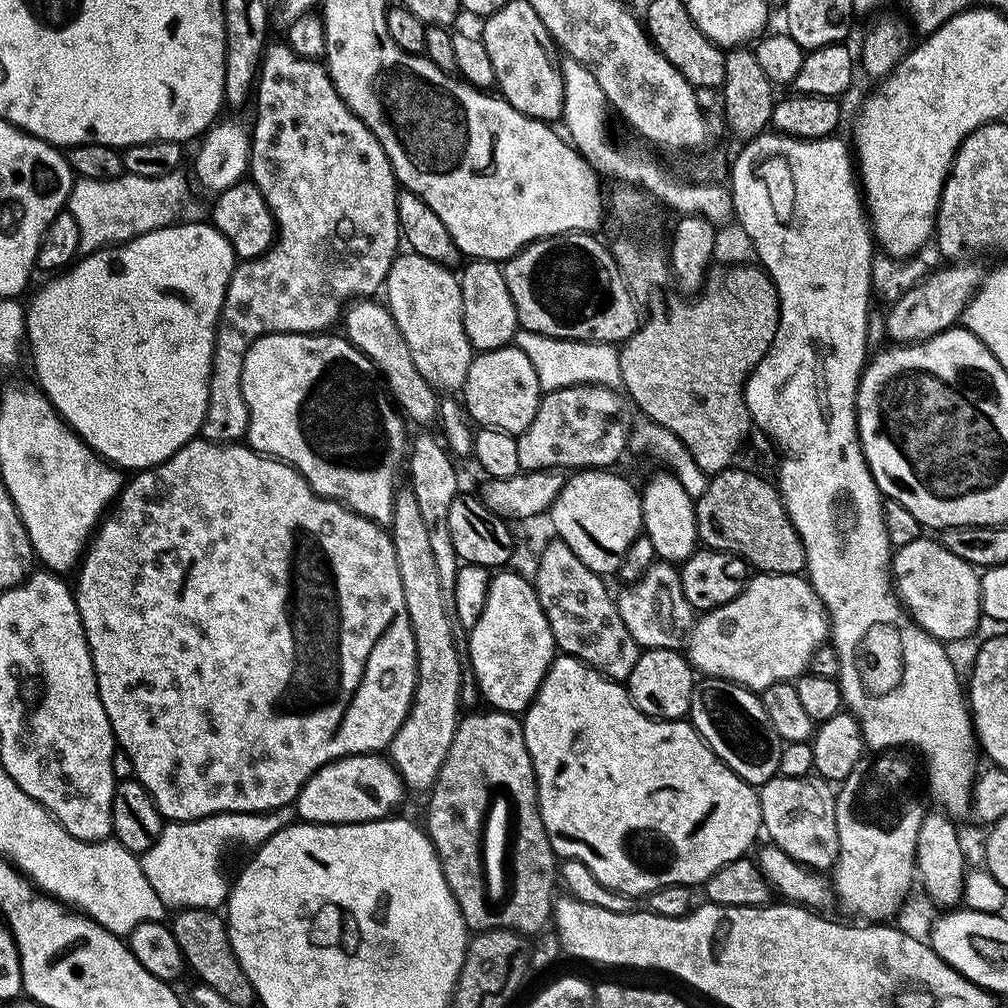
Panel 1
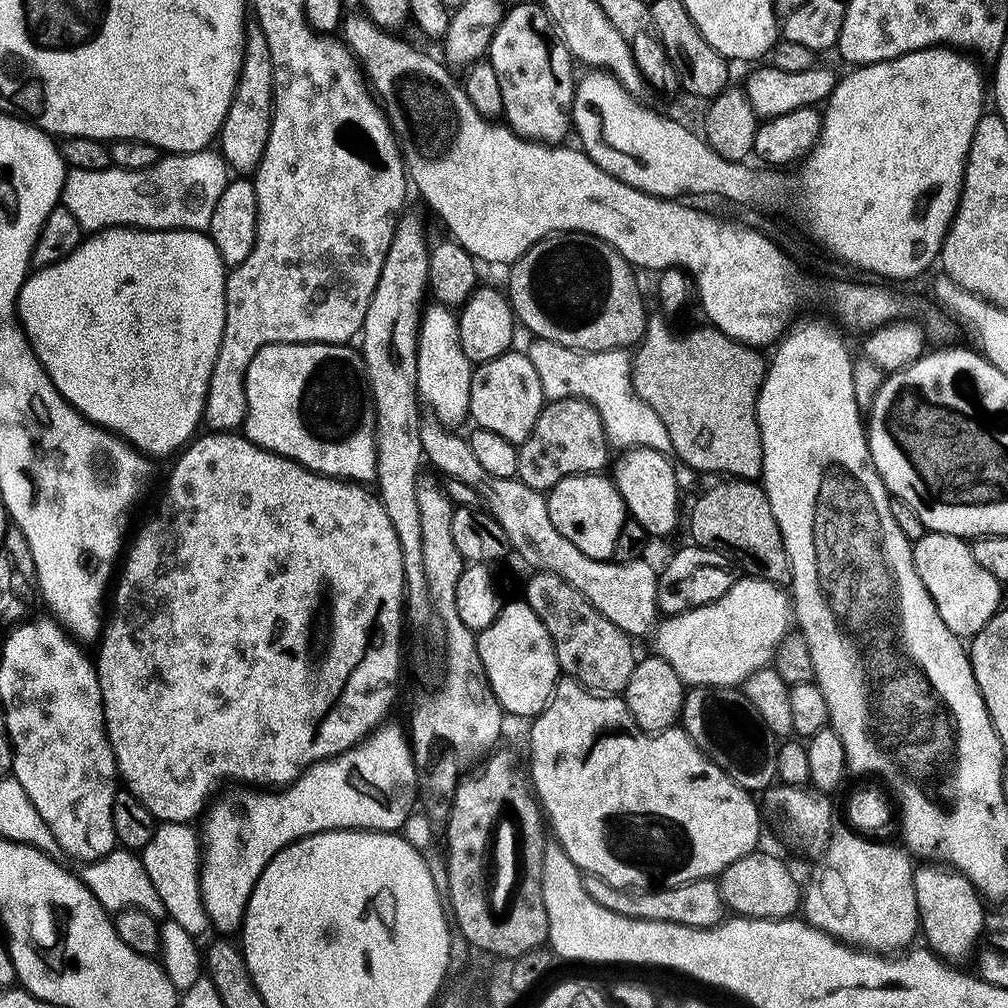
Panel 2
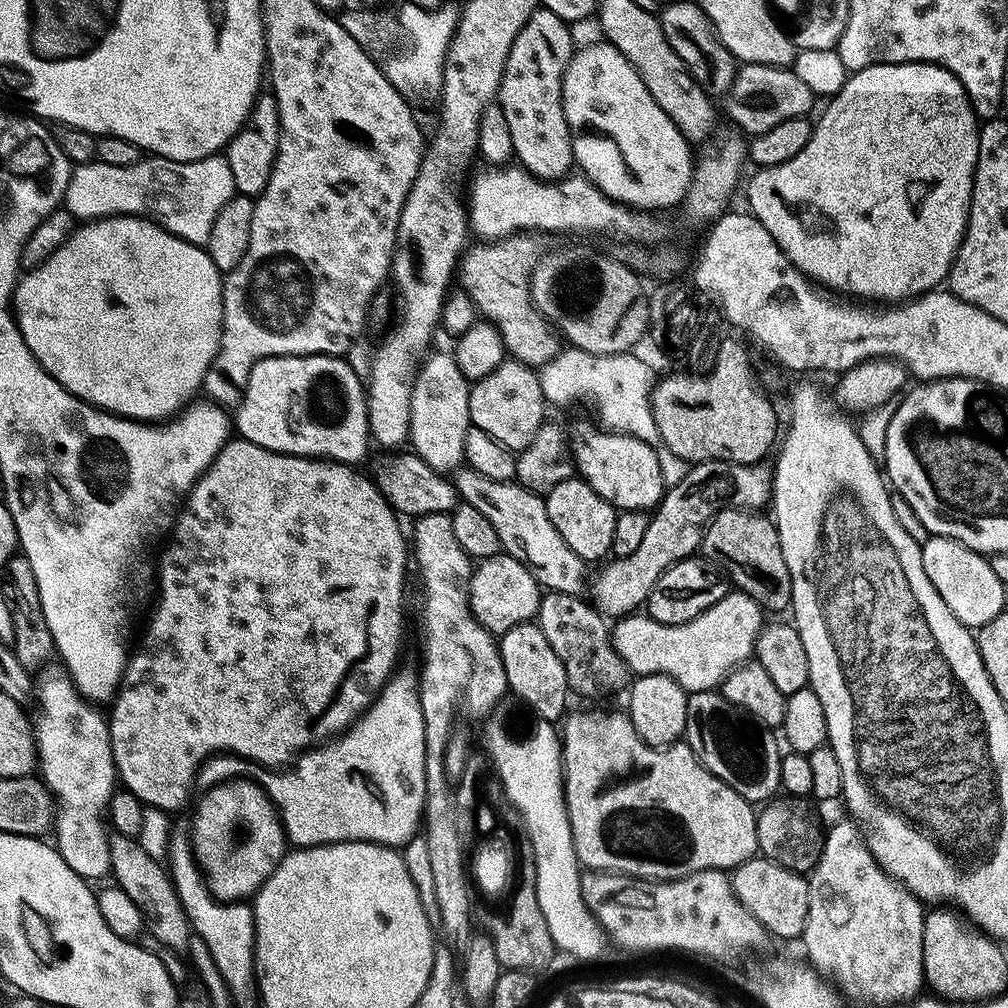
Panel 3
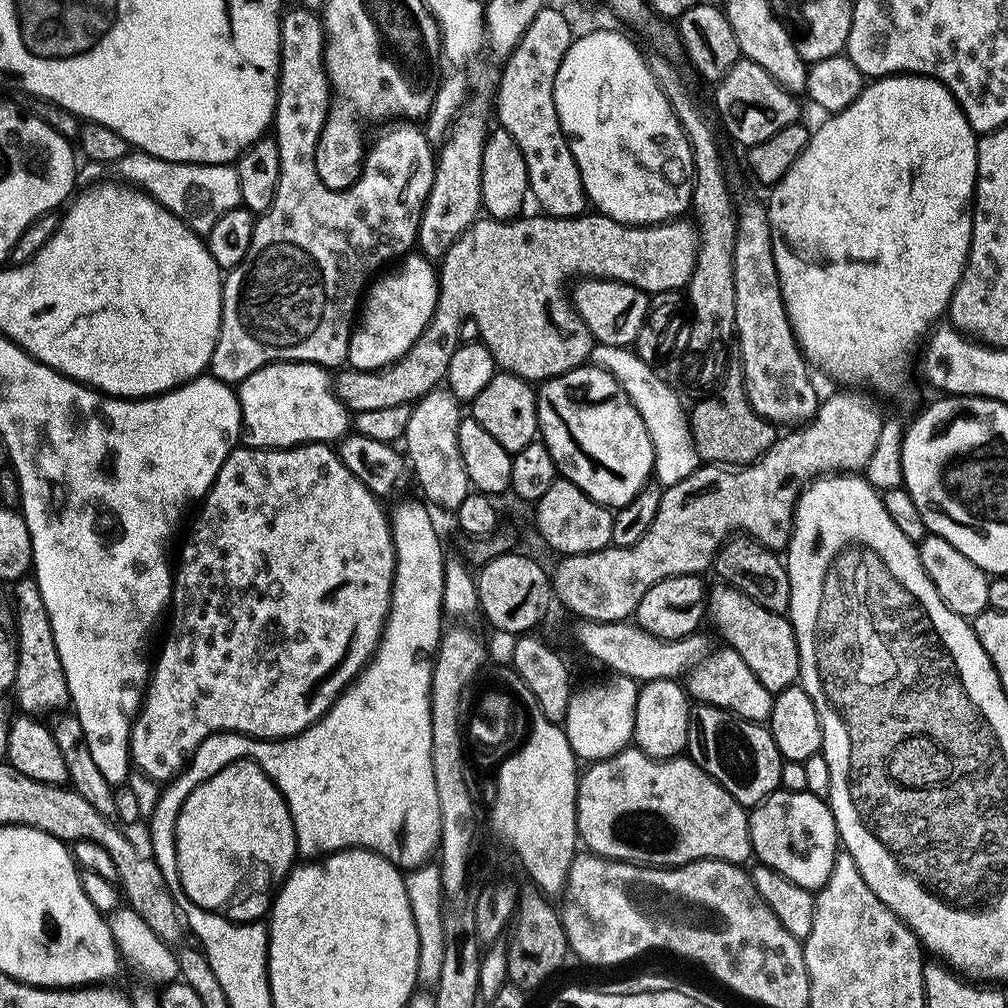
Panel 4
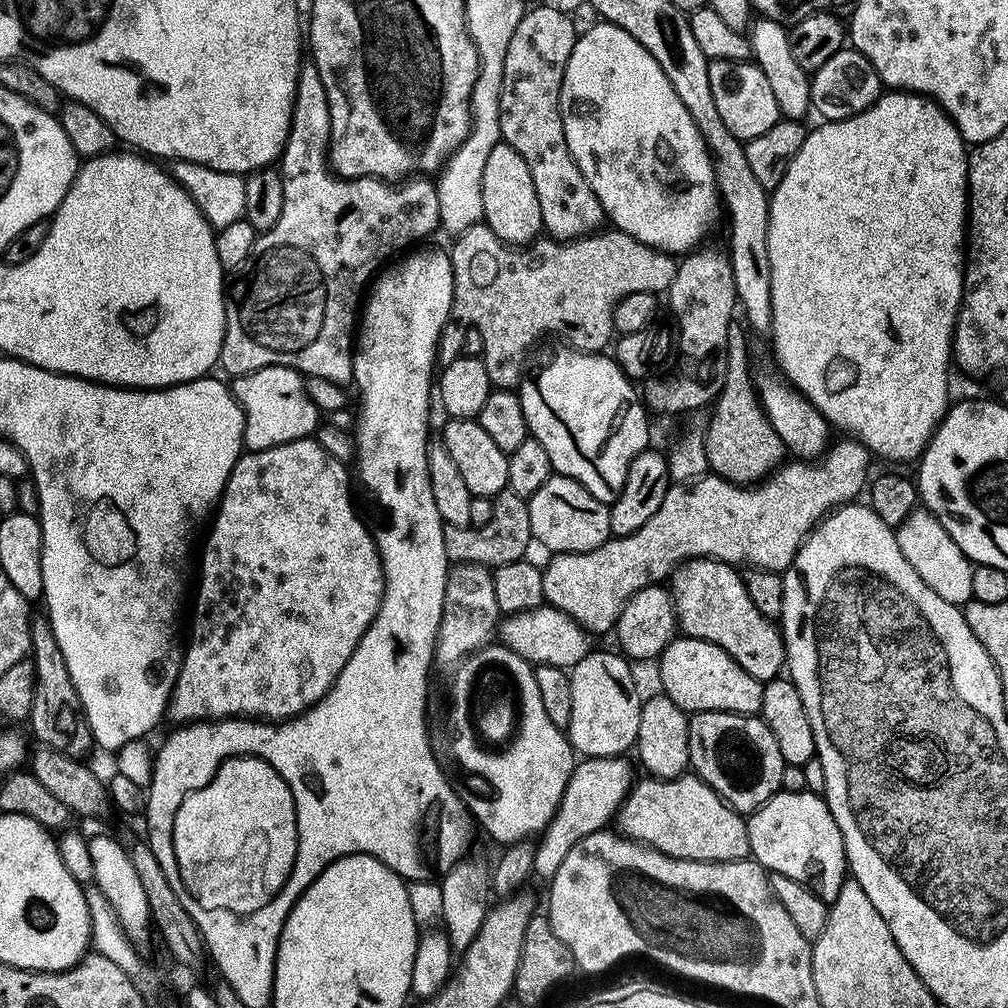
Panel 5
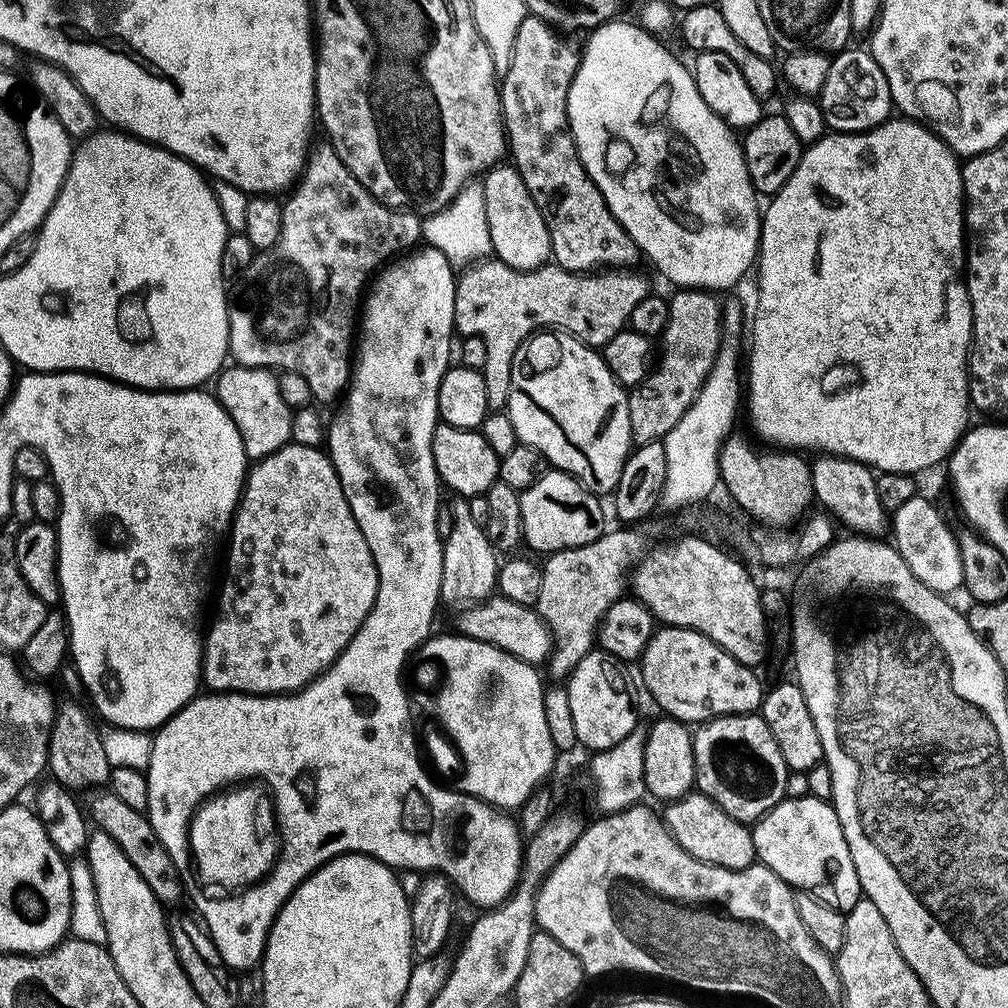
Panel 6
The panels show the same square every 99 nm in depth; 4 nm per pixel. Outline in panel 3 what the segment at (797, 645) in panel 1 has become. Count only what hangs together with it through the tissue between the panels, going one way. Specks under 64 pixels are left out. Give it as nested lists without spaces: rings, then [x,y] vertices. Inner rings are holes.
[[[739,590],[729,591],[724,599],[719,600],[710,610],[698,614],[690,622],[681,624],[663,624],[647,614],[629,614],[619,617],[611,625],[611,637],[614,650],[625,660],[626,666],[636,676],[649,676],[650,674],[662,674],[674,678],[678,686],[682,686],[685,692],[710,692],[717,686],[723,685],[733,668],[739,668],[741,664],[751,661],[756,651],[756,640],[760,636],[760,630],[766,623],[765,609],[754,598],[750,598],[745,592]]]

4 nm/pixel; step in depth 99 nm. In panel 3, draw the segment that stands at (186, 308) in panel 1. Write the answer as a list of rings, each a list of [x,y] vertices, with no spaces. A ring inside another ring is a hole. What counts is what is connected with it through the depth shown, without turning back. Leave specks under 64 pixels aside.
[[[105,216],[81,223],[72,237],[61,248],[54,250],[54,254],[50,254],[42,266],[25,271],[19,277],[14,293],[14,311],[16,324],[34,358],[63,388],[70,390],[70,394],[101,408],[103,412],[113,412],[116,416],[126,416],[141,422],[164,422],[181,411],[195,397],[192,396],[195,392],[201,391],[206,370],[216,357],[224,327],[222,274],[201,245],[186,242],[139,216]]]

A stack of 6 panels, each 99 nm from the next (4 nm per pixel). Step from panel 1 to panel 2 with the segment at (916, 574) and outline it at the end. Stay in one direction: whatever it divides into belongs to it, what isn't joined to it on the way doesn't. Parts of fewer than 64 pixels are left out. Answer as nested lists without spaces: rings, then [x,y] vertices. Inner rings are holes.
[[[926,532],[922,539],[913,543],[912,557],[918,576],[922,578],[923,585],[932,596],[939,616],[948,629],[961,638],[971,638],[985,626],[986,622],[998,612],[1002,606],[1002,584],[992,574],[987,573],[975,561],[971,545],[963,538],[956,535],[942,534],[941,532]]]

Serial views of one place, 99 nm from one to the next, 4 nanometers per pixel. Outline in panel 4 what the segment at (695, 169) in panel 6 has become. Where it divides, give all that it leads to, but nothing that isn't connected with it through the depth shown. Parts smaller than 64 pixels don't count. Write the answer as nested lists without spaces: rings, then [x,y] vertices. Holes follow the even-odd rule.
[[[598,30],[594,34],[573,39],[562,58],[562,66],[554,78],[554,106],[558,110],[558,122],[562,126],[564,136],[568,139],[578,170],[582,174],[584,192],[588,195],[591,207],[597,213],[614,218],[623,224],[663,224],[665,220],[675,220],[689,211],[692,202],[692,147],[688,144],[686,134],[666,98],[661,81],[660,84],[656,81],[655,74],[648,69],[648,64],[639,50],[622,33],[623,31],[620,30],[614,32]]]

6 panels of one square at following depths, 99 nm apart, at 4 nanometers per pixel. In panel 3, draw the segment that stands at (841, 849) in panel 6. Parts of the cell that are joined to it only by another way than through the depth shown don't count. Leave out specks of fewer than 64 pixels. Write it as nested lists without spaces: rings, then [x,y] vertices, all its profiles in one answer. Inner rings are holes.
[[[773,798],[759,809],[756,818],[756,847],[759,855],[770,858],[795,872],[809,873],[824,849],[825,829],[820,829],[804,798]]]

